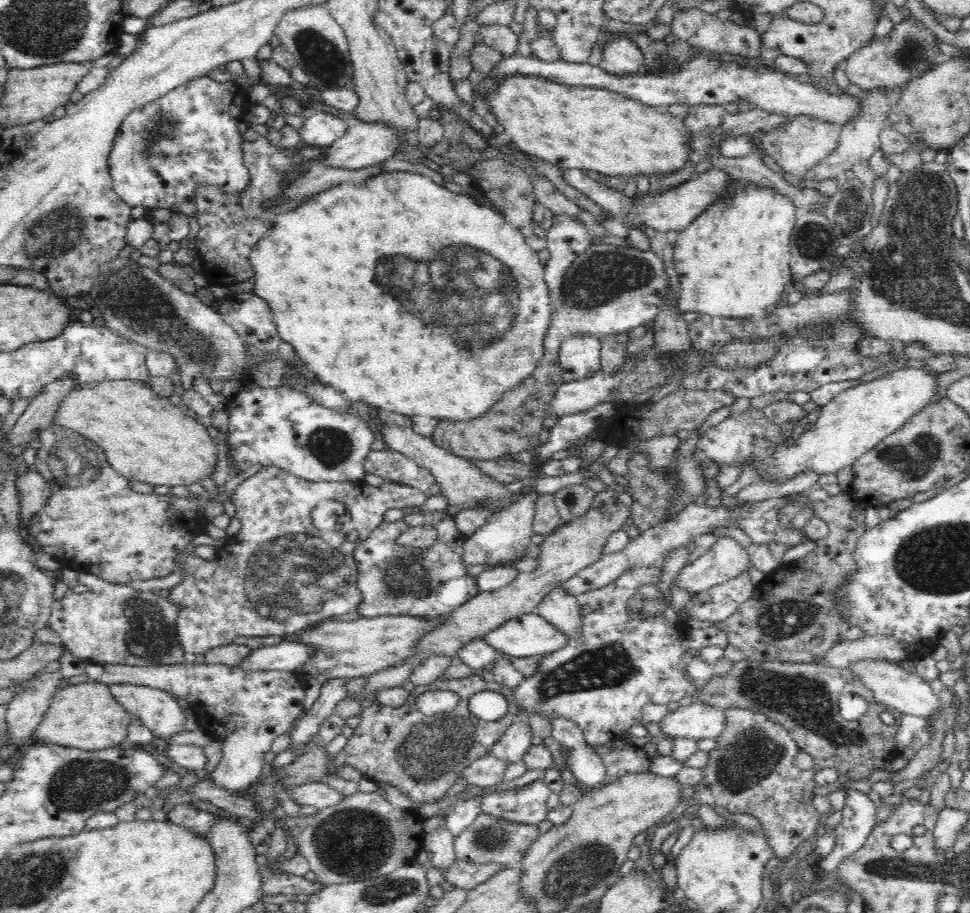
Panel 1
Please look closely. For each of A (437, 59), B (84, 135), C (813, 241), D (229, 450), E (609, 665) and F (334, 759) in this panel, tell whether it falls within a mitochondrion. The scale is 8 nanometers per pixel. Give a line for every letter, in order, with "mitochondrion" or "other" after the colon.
A: other
B: other
C: mitochondrion
D: other
E: mitochondrion
F: other

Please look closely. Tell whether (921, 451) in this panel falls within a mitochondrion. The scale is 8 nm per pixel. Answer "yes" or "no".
yes

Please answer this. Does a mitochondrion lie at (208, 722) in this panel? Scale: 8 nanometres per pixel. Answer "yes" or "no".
no

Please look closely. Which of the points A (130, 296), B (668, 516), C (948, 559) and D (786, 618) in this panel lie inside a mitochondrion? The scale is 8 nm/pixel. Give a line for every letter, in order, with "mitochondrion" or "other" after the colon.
A: mitochondrion
B: other
C: mitochondrion
D: mitochondrion

